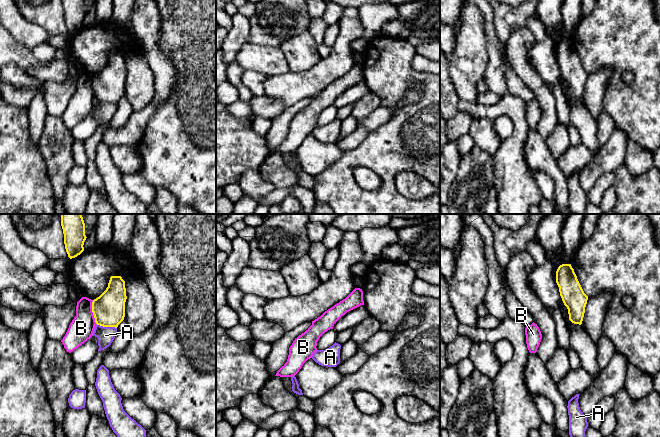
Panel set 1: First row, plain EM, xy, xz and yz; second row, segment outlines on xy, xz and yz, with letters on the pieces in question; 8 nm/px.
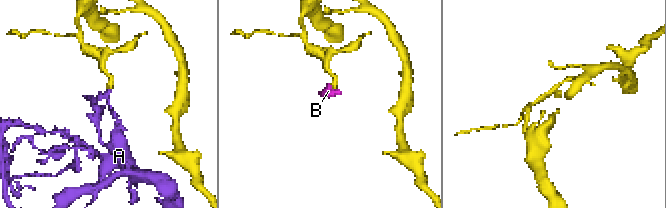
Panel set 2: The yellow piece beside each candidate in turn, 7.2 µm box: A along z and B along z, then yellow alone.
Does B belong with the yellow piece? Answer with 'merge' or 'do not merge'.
do not merge

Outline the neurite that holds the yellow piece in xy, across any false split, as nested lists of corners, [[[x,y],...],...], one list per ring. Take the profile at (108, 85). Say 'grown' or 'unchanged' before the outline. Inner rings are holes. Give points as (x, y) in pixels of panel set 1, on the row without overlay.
unchanged | [[[111,52],[106,66],[92,78],[96,100],[117,104],[125,93],[126,75],[125,57],[121,52]]]

